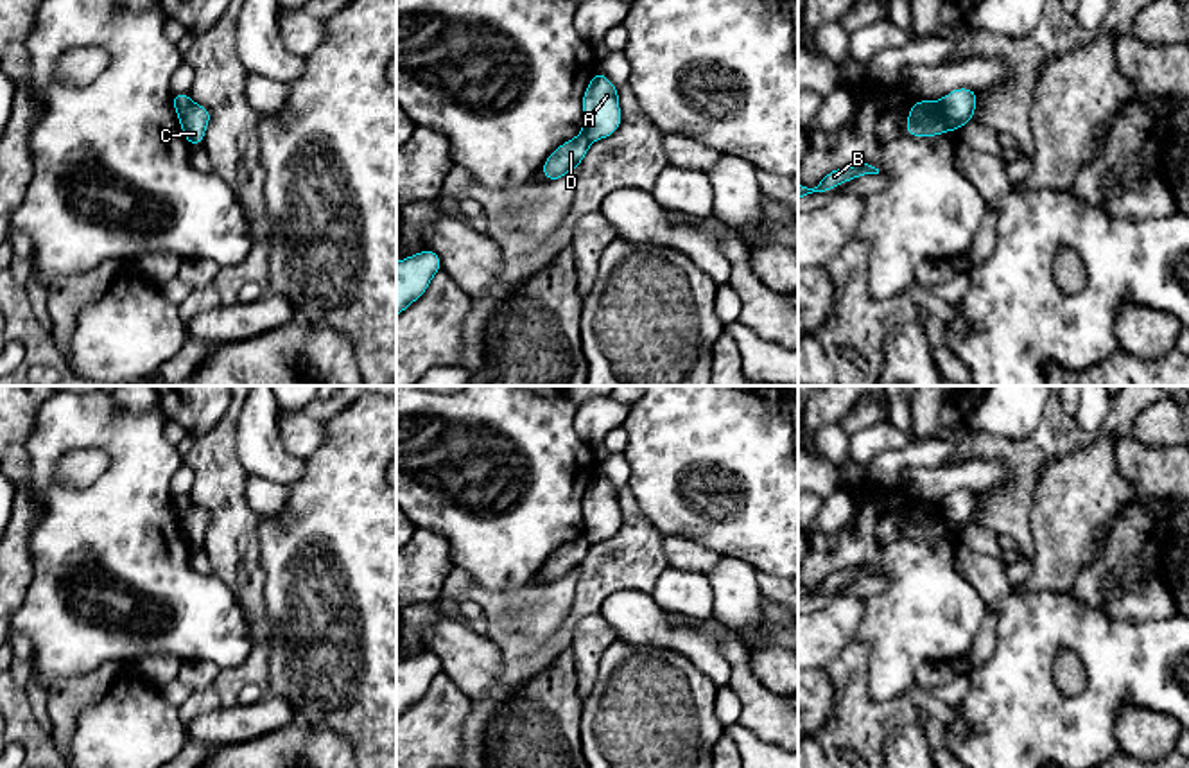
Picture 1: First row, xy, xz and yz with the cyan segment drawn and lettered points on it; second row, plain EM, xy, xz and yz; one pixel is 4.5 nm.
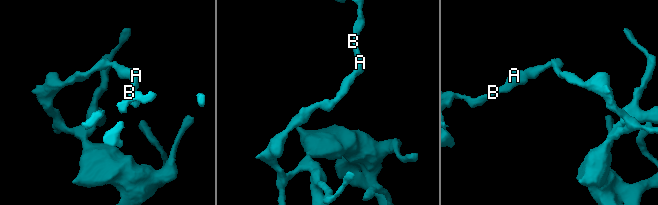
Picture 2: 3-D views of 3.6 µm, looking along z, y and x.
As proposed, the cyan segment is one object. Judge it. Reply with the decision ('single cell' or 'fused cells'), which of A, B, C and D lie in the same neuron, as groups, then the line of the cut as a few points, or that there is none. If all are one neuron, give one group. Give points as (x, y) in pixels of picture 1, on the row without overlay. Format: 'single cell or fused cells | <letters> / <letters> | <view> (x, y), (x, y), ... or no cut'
fused cells | A B C / D | yz (938, 503), (942, 512), (958, 528)

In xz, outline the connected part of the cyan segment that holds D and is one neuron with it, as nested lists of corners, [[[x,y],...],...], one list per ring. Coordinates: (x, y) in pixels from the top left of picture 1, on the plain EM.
[[[579,535],[572,542],[561,545],[542,567],[542,574],[549,583],[563,580],[567,574],[579,569],[588,554],[590,540]]]

